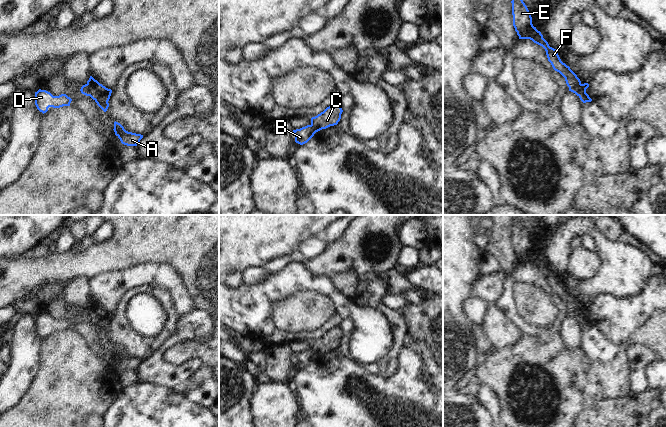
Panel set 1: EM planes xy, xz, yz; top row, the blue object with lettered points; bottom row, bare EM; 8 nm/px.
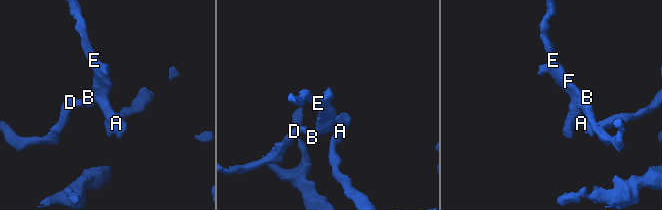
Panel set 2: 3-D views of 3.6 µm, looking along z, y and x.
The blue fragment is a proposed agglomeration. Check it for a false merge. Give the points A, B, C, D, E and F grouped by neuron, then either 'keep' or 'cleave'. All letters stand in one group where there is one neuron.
A C E F / B D | cleave

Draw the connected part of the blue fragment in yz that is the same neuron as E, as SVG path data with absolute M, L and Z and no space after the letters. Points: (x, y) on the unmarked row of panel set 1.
M512 219L511 227L513 250L519 263L530 263L534 267L542 270L546 275L548 285L551 287L553 293L565 302L569 315L578 320L581 309L580 303L569 290L561 285L557 274L550 271L541 256L533 250L531 238L523 224L517 219Z

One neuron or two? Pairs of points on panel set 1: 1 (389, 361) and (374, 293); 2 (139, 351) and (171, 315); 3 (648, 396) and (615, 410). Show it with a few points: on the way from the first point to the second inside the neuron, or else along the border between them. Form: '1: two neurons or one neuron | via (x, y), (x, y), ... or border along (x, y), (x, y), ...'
1: one neuron | via (397, 344), (396, 322), (384, 310)
2: one neuron | via (150, 344), (153, 344), (169, 326)
3: one neuron | via (640, 404), (632, 410), (623, 410)

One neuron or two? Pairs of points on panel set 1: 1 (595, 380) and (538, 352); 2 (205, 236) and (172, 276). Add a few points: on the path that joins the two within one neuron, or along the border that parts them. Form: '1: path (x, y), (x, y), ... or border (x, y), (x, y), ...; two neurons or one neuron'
1: path (581, 380), (566, 380), (552, 366); one neuron
2: border (153, 264), (169, 264), (180, 276), (188, 290); two neurons

